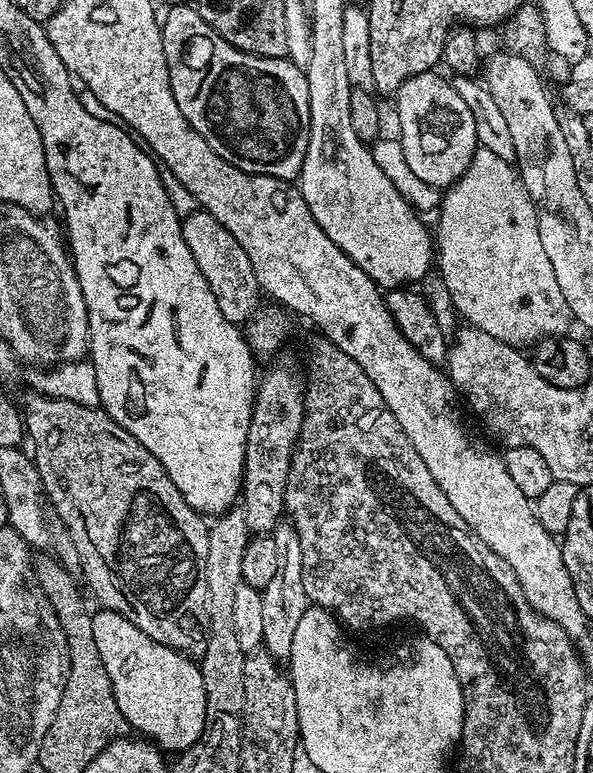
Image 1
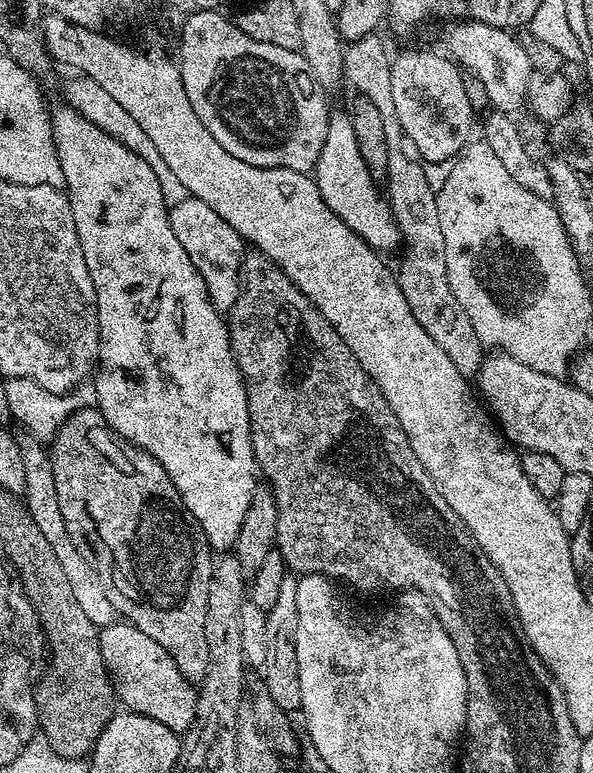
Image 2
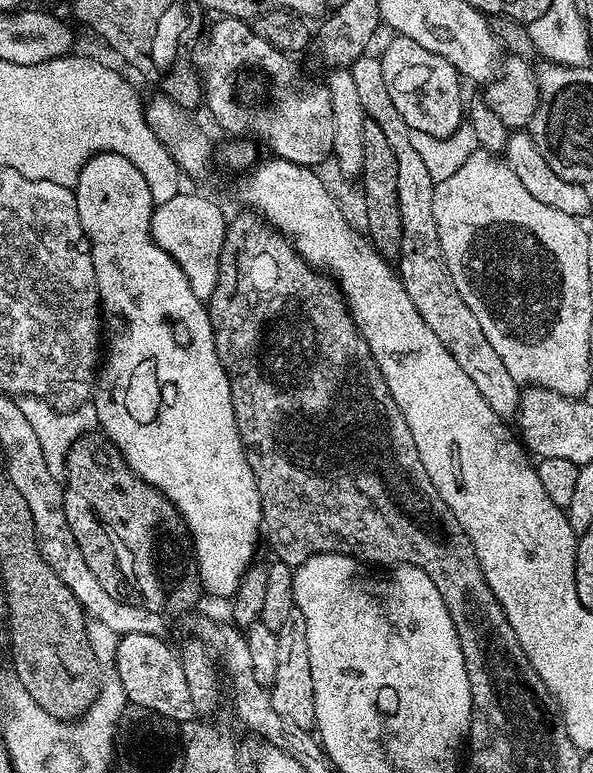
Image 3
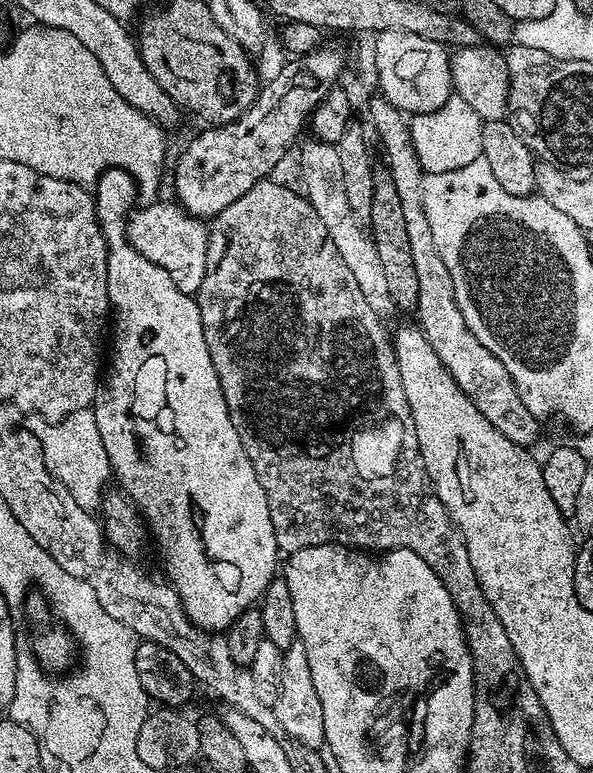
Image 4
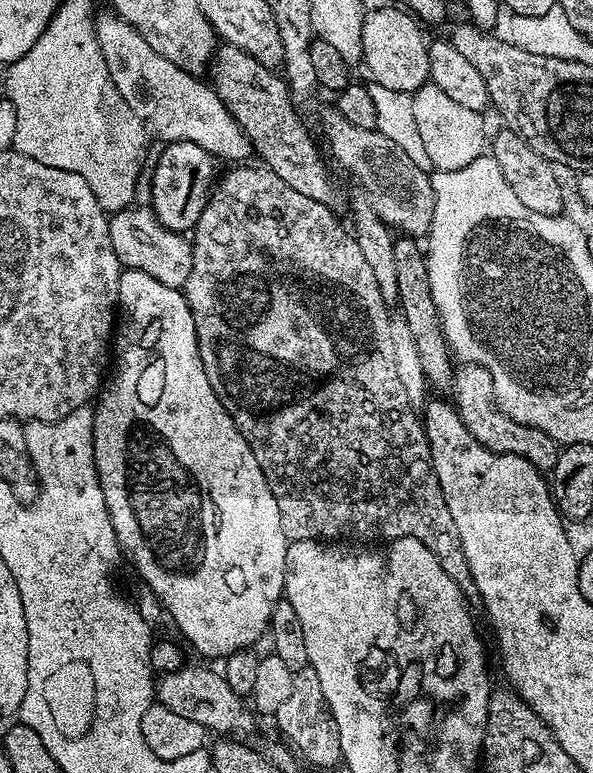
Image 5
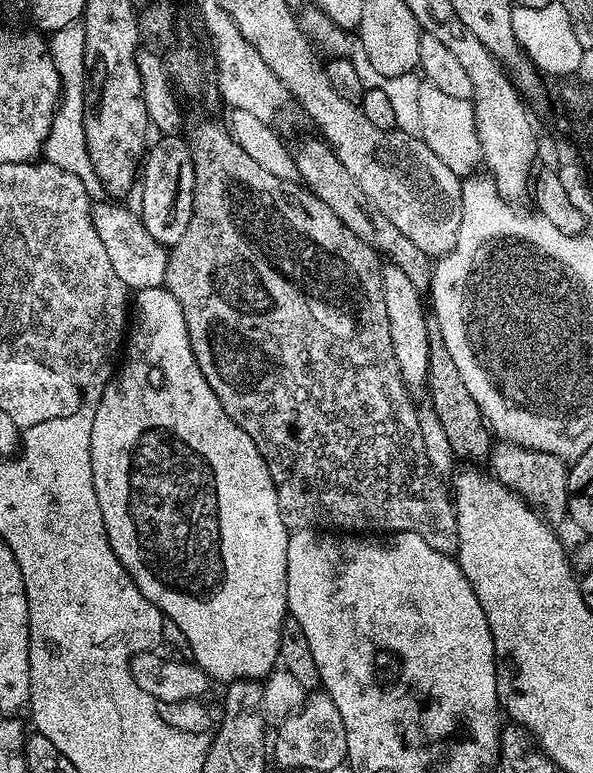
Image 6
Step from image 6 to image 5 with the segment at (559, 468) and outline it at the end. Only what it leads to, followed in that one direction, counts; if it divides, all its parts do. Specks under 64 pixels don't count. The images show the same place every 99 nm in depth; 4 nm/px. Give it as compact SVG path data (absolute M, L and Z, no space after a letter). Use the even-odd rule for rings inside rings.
M461 363L454 372L454 407L460 413L462 422L482 446L486 446L492 452L498 454L512 454L518 458L524 458L536 469L551 470L556 465L556 459L560 456L558 441L550 438L550 434L542 434L542 430L531 428L525 424L519 424L510 419L505 412L492 399L494 382L485 368L479 364Z

